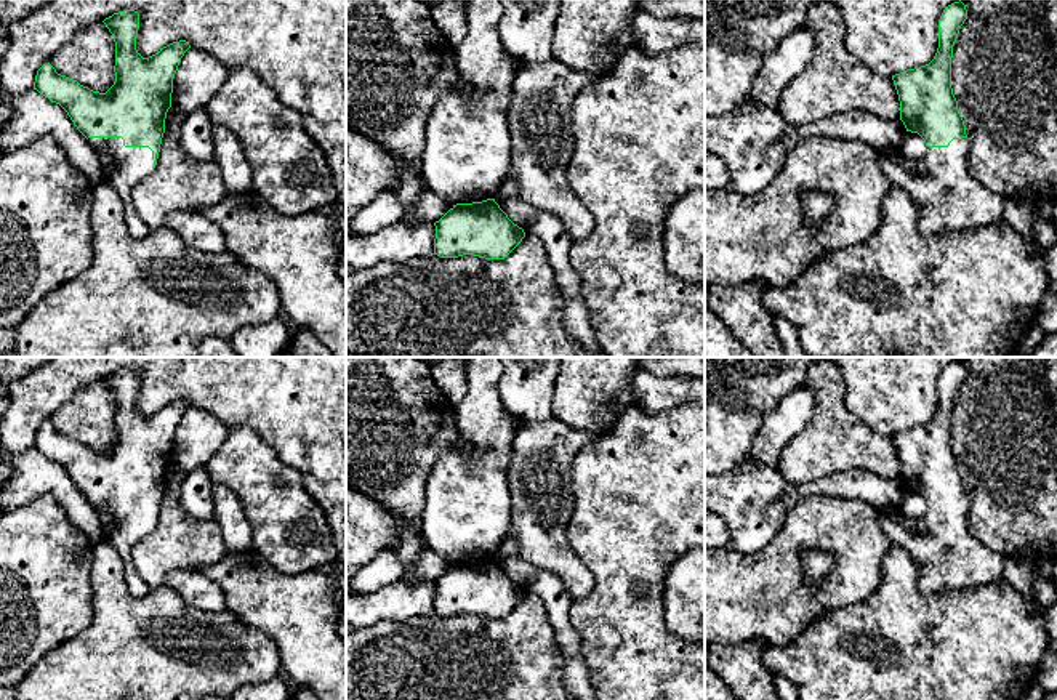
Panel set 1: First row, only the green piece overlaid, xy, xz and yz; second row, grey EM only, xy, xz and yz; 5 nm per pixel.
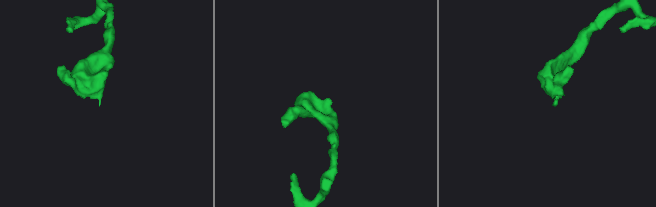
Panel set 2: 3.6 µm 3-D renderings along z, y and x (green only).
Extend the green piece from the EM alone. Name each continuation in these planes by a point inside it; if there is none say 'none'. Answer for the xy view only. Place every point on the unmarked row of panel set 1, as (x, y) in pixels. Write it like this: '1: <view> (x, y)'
1: xy (124, 526)

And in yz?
1: yz (948, 558)

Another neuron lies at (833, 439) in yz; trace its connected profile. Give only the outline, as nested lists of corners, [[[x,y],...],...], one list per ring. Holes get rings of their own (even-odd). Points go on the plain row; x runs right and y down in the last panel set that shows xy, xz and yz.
[[[833,357],[814,362],[804,386],[814,391],[814,410],[778,455],[775,466],[783,477],[804,485],[834,473],[863,469],[884,479],[900,479],[892,436],[874,432],[847,408],[846,384]]]

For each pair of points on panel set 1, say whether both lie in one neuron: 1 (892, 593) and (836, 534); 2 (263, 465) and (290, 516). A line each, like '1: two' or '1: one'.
1: two
2: one

